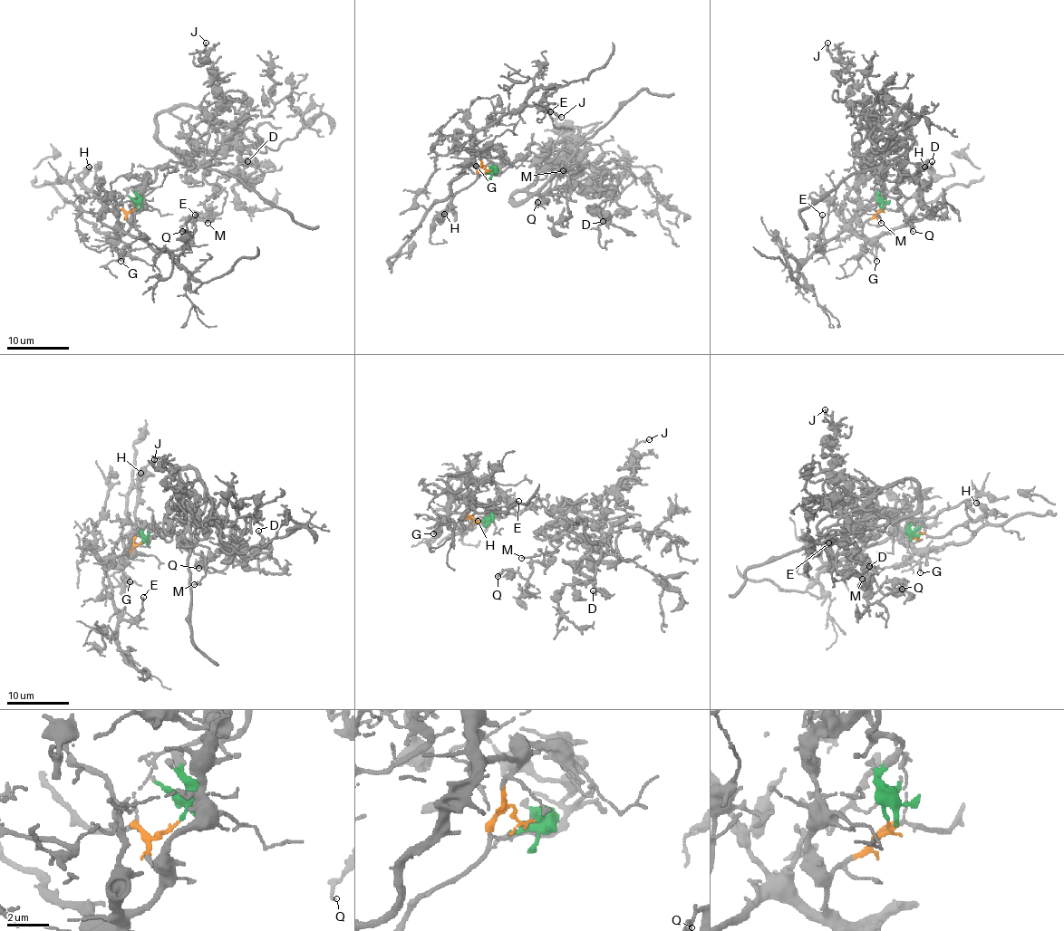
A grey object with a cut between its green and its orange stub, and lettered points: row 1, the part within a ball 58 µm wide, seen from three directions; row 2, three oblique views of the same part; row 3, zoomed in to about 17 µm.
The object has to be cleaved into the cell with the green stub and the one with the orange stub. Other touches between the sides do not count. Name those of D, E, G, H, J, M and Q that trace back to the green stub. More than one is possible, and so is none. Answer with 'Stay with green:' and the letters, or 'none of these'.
Stay with green: D, J, M, Q

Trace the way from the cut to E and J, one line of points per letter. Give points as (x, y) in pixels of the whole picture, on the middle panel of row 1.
E: (489, 169), (482, 163), (485, 152), (477, 150), (472, 139), (477, 132), (508, 111), (536, 105), (550, 111)
J: (491, 169), (532, 143), (562, 152), (579, 138), (569, 143), (577, 130), (566, 135), (562, 116)

